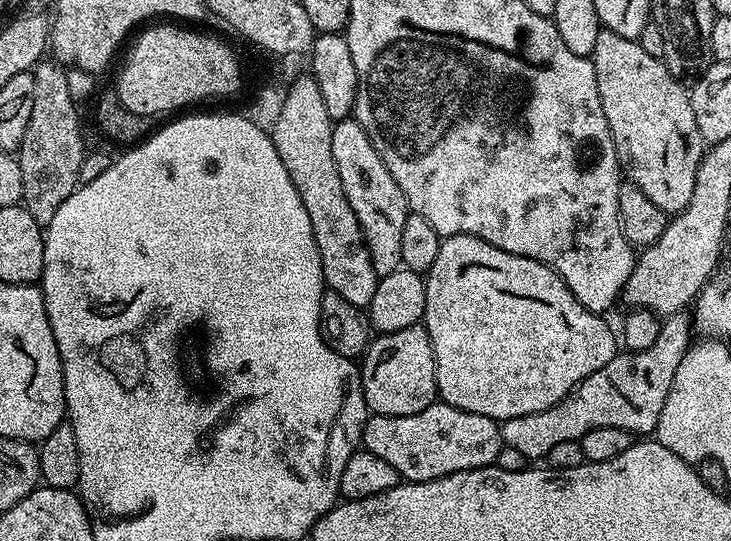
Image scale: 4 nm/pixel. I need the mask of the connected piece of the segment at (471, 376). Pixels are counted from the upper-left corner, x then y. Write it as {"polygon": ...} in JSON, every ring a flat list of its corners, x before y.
{"polygon":[[449,236,441,243,438,258,434,266,426,274,426,310,424,311,423,326,430,334,430,342,434,350,436,363,436,391,439,399,445,404,453,404,458,410,466,410,470,414,482,414,486,418,503,422,510,418,522,418,522,414,538,414,538,410,546,410,554,406,573,388,580,385,581,380,590,378,594,370,602,370,606,362,614,355,612,336,604,332,605,317,600,314,589,314,580,303,573,300,572,293,567,291,562,278,554,270,543,267,537,260,518,258,509,252,498,252,477,236]]}

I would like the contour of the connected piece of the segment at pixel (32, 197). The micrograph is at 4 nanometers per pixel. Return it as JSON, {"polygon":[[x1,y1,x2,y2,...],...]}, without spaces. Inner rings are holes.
{"polygon":[[52,58,41,59,34,69,34,110,26,122,26,134,18,149,22,166,23,207,34,214,34,222,46,226,58,214,58,206,70,198,80,184,78,170,86,155,84,136,80,133,80,116,76,113,77,101,66,86,68,77,65,65]]}

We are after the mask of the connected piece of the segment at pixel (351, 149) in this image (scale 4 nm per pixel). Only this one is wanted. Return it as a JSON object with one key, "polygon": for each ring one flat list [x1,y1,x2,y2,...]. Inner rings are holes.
{"polygon":[[354,118,333,123,332,149,334,166,338,166,338,175,342,177,342,190,346,190,346,202,350,202,358,217,358,226,362,226,377,277,398,270,402,266,402,226,406,226,410,209,398,182,394,182,394,174,386,170,386,162,382,162,366,130]]}

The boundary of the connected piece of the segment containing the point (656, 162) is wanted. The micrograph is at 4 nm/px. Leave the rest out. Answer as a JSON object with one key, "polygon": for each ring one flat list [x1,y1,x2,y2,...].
{"polygon":[[600,31,590,59,598,78,602,114,606,114,623,175,632,180,634,186,638,186,638,190,642,190,642,194,646,194,646,198,658,206,658,210,679,214,686,202,690,202,690,194,694,194,696,171,706,151,702,134,698,134,698,122,694,122,694,106,689,89,683,88,680,85,683,83,670,74,661,57,646,54,639,40,622,38,622,34]]}

